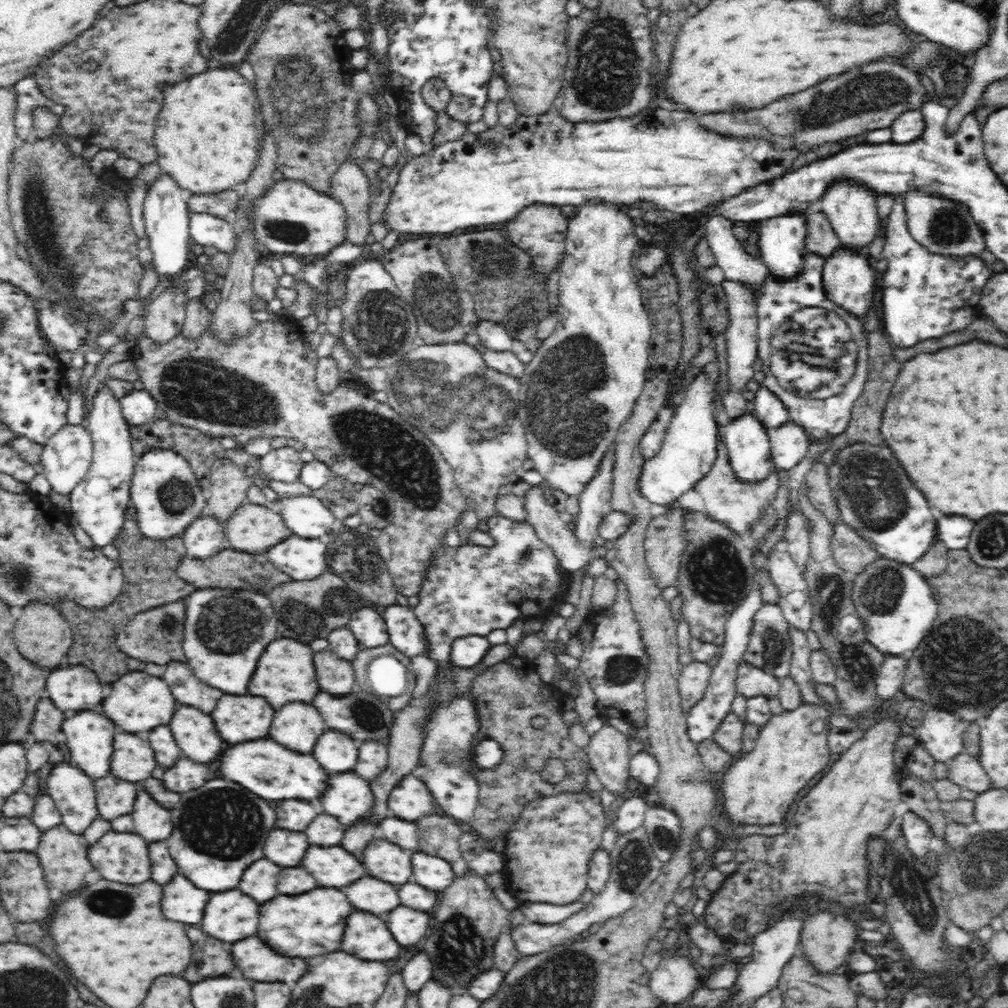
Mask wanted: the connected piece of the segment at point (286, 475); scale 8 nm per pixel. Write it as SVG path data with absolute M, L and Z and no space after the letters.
M282 446L273 448L258 458L260 470L267 474L271 481L293 483L300 479L303 466L300 458L300 446Z

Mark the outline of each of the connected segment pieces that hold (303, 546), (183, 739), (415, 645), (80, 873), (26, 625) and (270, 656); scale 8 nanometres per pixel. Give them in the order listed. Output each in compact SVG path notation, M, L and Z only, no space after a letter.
M294 534L266 552L272 562L298 581L312 580L328 571L327 546L321 539L308 540Z
M180 706L170 726L188 758L202 764L210 764L222 756L220 744L226 744L226 740L216 730L216 724L210 714L204 714L196 708Z
M392 605L386 607L383 614L392 646L402 650L409 659L416 658L416 656L429 657L430 640L412 608Z
M55 826L41 834L40 846L35 850L44 868L44 876L50 888L76 892L86 884L86 872L92 872L92 862L88 860L88 844L84 842L82 836L70 834L64 826Z
M46 605L28 606L22 610L20 618L16 620L16 628L14 628L16 650L37 669L45 673L54 672L62 664L62 660L68 657L73 644L73 634L69 625L68 620L54 606L52 608Z
M282 638L282 640L270 642L262 654L258 670L252 678L250 694L268 698L276 710L280 710L286 702L292 702L292 700L312 702L320 694L320 684L318 684L316 666L314 666L314 650L308 644L296 642L292 638Z

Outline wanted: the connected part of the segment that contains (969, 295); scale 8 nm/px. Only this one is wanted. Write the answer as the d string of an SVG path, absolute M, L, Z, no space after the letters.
M903 198L896 199L891 214L888 236L882 248L881 255L886 258L886 270L882 274L882 322L884 332L896 346L912 346L922 340L940 338L948 332L964 330L968 328L976 316L982 298L983 288L993 278L995 273L992 267L988 266L978 253L966 253L963 255L952 253L940 253L928 249L927 246L916 241L914 235L907 227L907 217L904 209Z

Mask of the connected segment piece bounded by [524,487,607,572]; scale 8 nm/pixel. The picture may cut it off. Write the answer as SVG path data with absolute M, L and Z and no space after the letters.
M532 487L524 496L528 508L528 522L532 525L537 537L553 551L553 556L557 559L558 564L566 572L574 572L592 564L594 560L600 560L607 551L607 546L586 546L575 535L574 531L568 529L567 523L560 518L560 511L552 507L552 503L546 502L537 492L537 487Z

